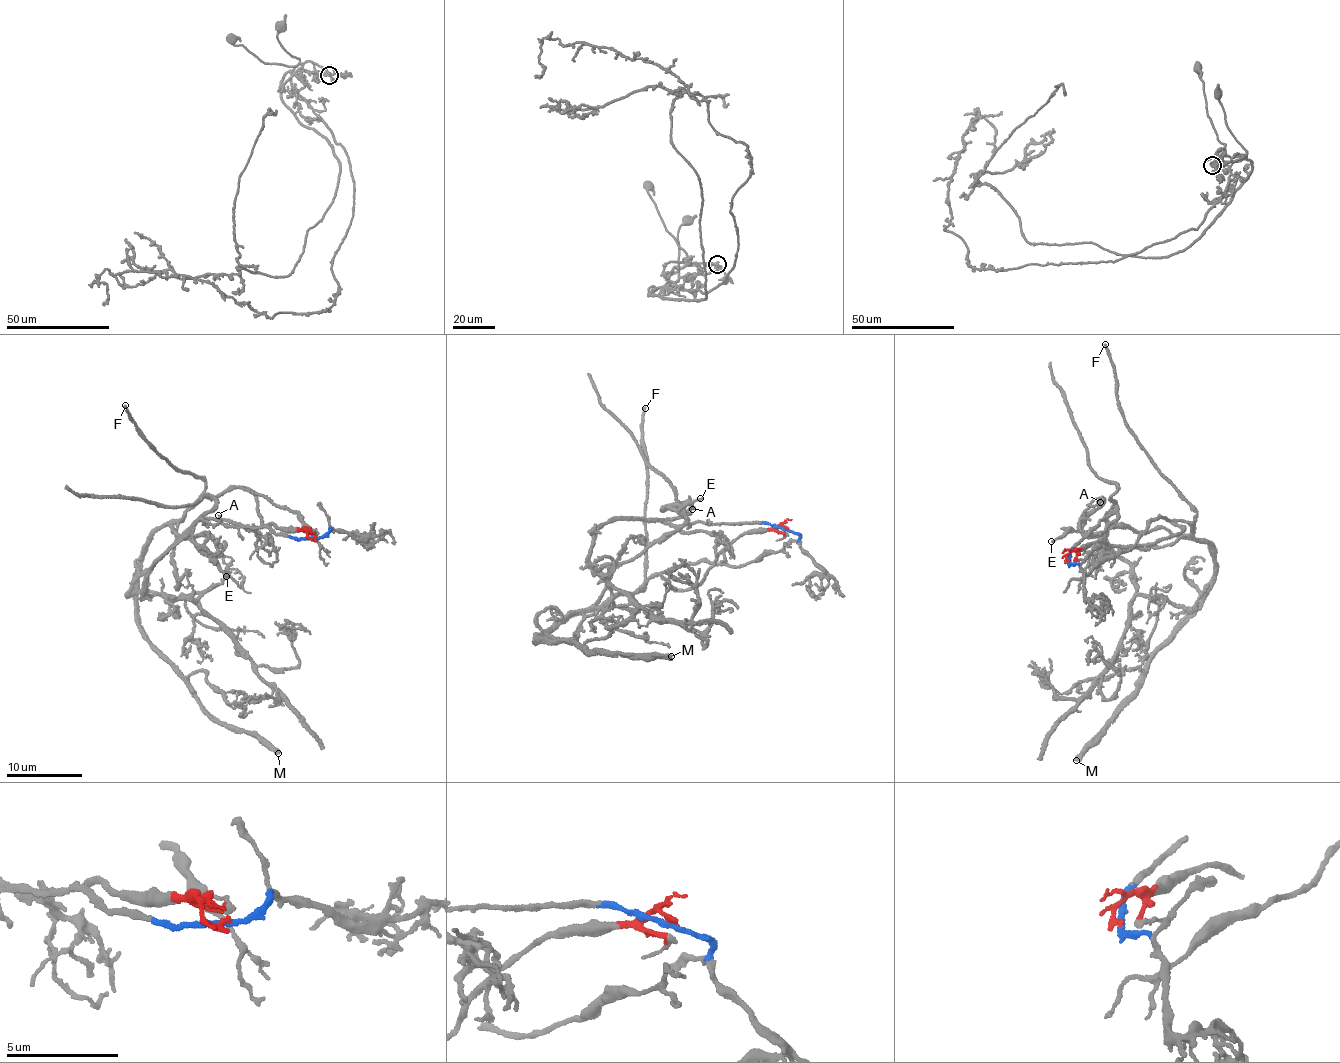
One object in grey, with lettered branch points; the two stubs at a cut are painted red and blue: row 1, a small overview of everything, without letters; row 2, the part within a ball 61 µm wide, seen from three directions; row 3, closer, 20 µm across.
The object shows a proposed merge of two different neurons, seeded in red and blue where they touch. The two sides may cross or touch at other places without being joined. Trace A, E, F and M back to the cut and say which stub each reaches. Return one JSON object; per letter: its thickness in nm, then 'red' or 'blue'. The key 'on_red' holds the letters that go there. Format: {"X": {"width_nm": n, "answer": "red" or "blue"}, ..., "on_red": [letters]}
{"A": {"width_nm": 130, "answer": "red"}, "E": {"width_nm": 170, "answer": "red"}, "F": {"width_nm": 240, "answer": "red"}, "M": {"width_nm": 440, "answer": "red"}, "on_red": ["A", "E", "F", "M"]}

